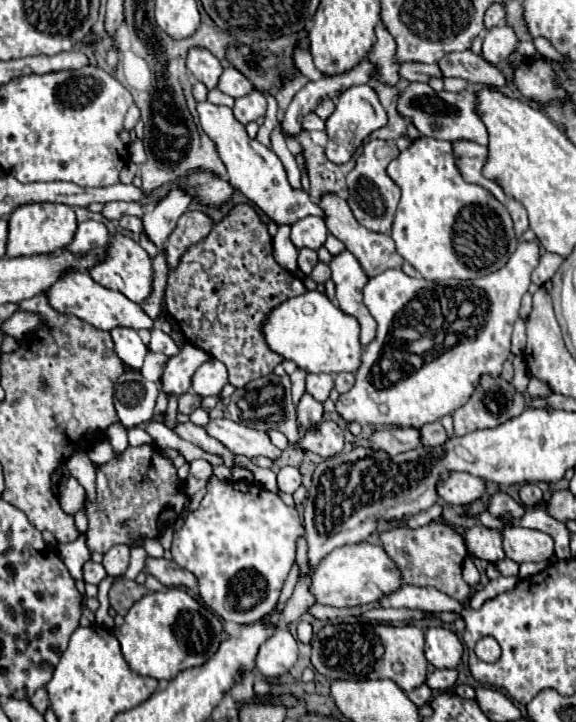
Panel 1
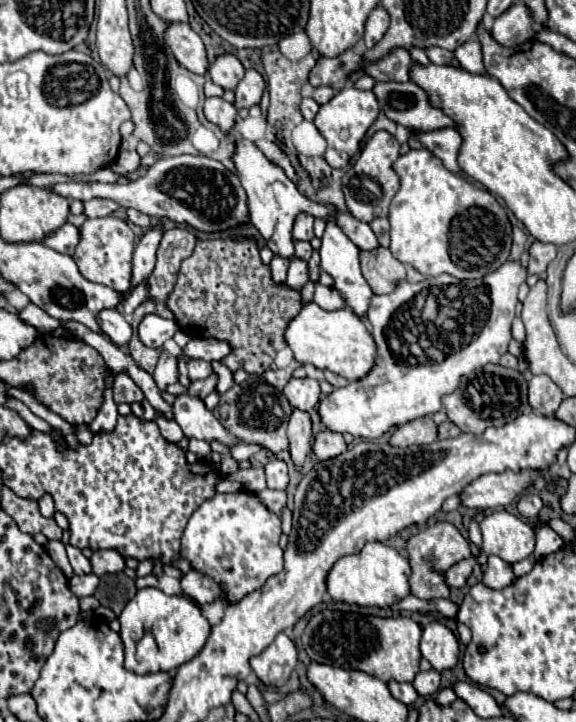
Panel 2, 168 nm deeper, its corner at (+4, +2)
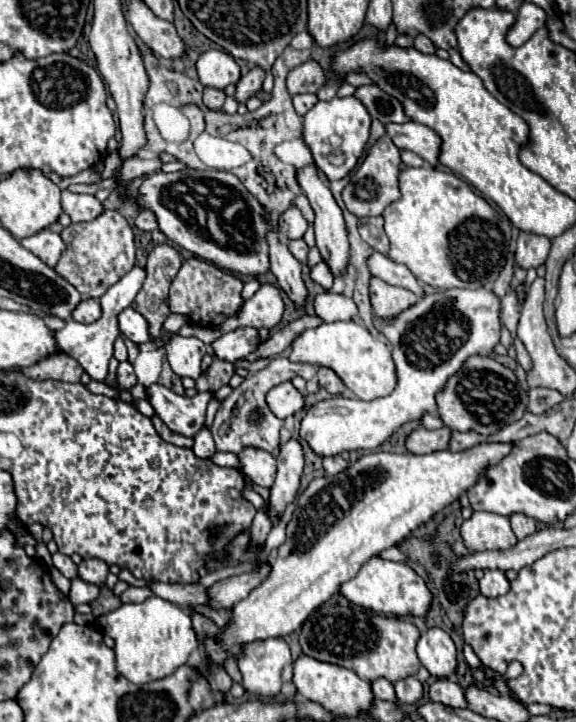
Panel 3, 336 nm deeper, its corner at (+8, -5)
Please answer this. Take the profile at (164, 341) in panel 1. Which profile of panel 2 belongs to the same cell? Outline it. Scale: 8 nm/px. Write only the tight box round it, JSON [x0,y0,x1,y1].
[138,315,178,349]

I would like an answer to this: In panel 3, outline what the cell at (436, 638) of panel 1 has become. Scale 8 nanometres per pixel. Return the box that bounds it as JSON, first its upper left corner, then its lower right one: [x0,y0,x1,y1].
[418,628,456,678]

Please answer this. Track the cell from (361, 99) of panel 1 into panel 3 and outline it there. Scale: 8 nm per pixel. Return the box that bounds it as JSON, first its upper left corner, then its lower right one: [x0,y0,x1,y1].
[302,96,370,182]

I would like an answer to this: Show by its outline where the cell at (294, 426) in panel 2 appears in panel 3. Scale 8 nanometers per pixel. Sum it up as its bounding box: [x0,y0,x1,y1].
[264,440,304,526]

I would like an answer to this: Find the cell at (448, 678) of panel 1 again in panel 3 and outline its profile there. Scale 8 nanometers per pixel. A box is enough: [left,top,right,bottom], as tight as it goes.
[394,676,422,704]

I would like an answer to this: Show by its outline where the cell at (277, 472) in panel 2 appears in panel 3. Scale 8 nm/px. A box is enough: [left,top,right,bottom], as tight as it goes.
[238,448,276,488]

